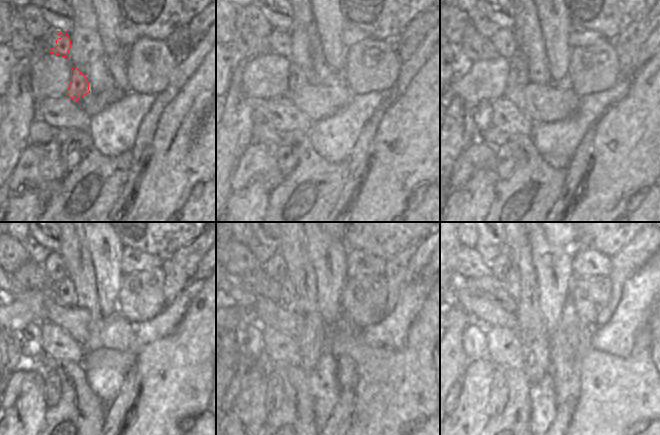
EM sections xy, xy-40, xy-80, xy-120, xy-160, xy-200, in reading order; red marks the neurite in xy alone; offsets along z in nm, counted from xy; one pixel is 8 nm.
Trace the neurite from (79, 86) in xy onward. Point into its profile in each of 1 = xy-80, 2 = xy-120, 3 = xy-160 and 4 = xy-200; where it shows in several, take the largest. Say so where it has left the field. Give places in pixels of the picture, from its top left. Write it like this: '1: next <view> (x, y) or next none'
1: next xy-80 (518, 72)
2: next xy-120 (65, 289)
3: next xy-160 (288, 292)
4: next xy-200 (512, 281)

